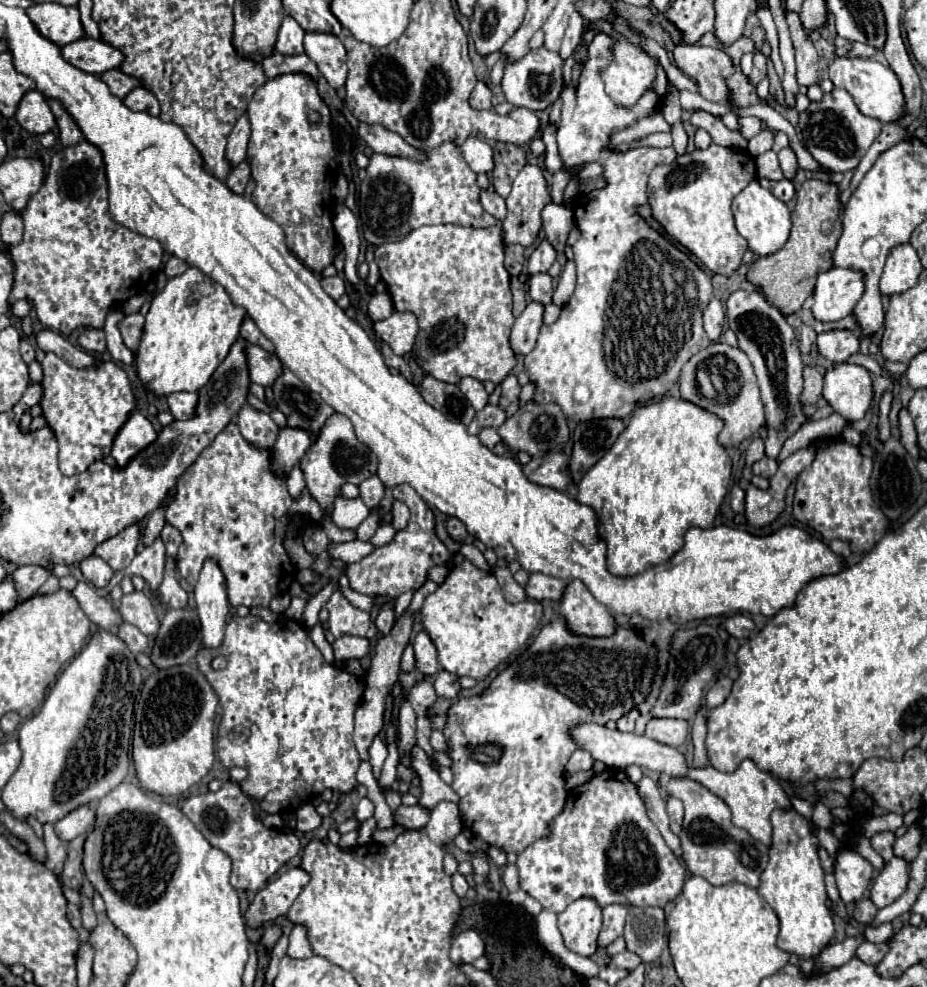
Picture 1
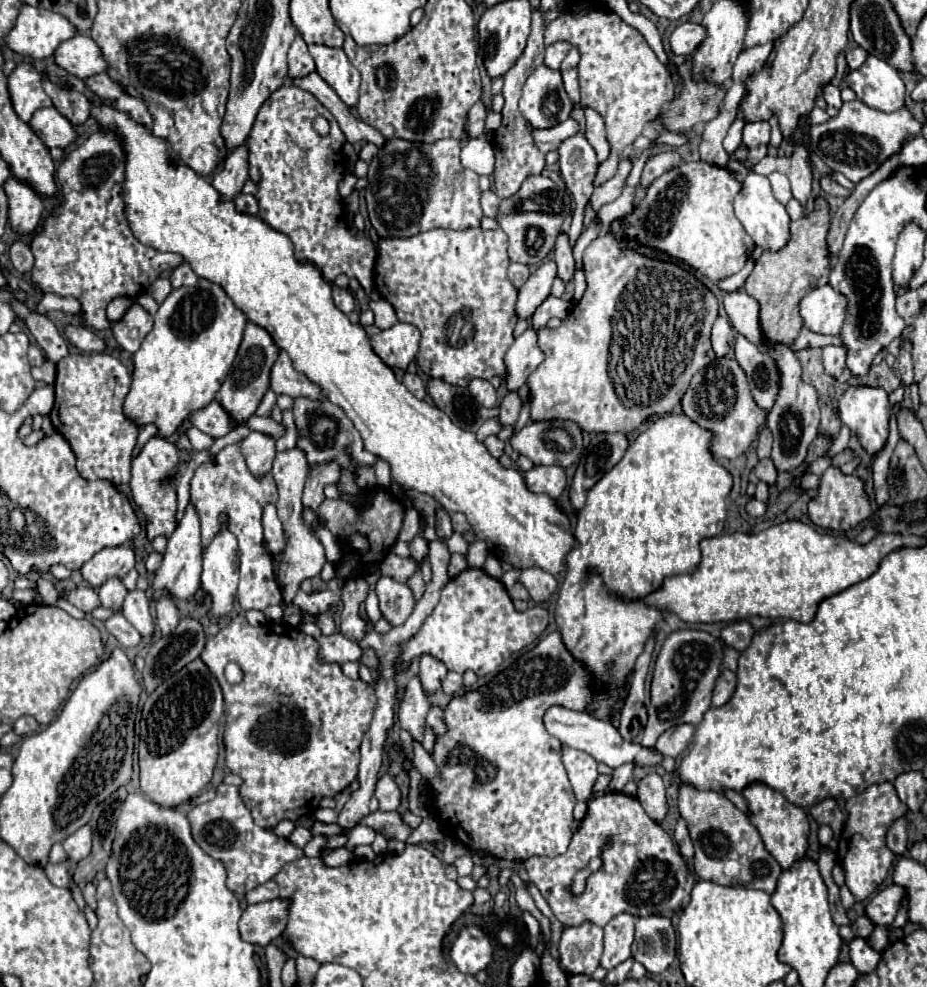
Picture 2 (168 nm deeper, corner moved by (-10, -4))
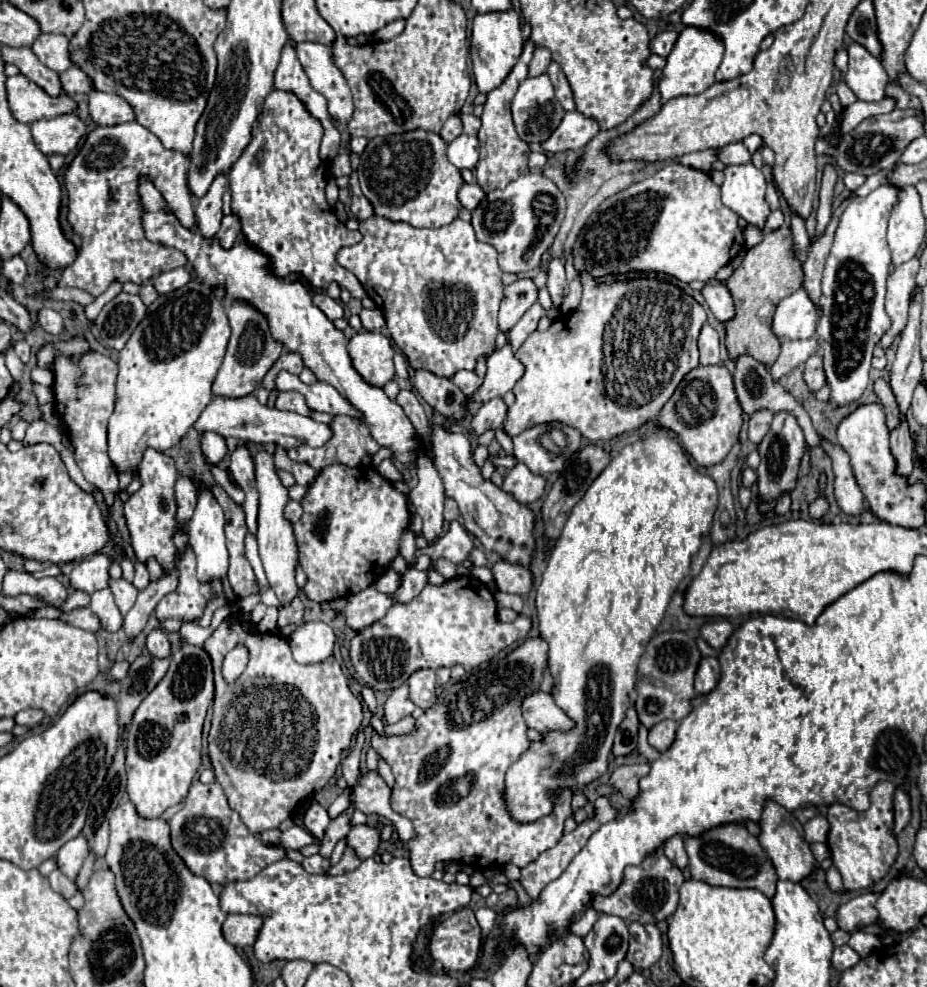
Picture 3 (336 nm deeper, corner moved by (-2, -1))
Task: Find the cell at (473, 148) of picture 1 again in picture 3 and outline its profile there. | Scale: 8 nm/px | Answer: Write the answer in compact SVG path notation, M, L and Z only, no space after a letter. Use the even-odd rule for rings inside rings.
M467 134L457 136L449 144L447 156L449 156L449 162L453 166L457 166L459 170L463 170L463 168L473 170L477 160L479 160L479 142L477 142L477 136L467 136Z

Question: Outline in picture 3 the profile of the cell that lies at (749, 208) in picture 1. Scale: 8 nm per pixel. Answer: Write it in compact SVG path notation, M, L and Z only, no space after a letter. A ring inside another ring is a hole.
M753 164L727 166L725 182L721 184L721 200L731 208L747 226L757 226L765 230L765 222L771 214L765 202L765 176Z

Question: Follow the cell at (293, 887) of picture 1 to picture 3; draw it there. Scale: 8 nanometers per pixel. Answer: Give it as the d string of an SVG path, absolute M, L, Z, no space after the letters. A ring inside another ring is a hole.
M229 914L223 924L223 936L229 944L245 948L253 946L263 926L263 918L255 914Z

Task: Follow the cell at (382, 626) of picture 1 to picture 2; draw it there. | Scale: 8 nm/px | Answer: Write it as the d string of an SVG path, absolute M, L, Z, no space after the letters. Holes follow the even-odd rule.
M381 577L375 583L375 593L379 597L379 609L391 625L401 625L413 613L415 597L405 583L393 581L391 577Z

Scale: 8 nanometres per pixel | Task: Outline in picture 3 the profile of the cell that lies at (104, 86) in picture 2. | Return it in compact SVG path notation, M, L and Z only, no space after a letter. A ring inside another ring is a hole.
M71 66L67 72L63 72L61 76L61 84L65 92L79 92L79 94L89 94L95 90L93 82L89 82L89 76L79 68L79 66Z

